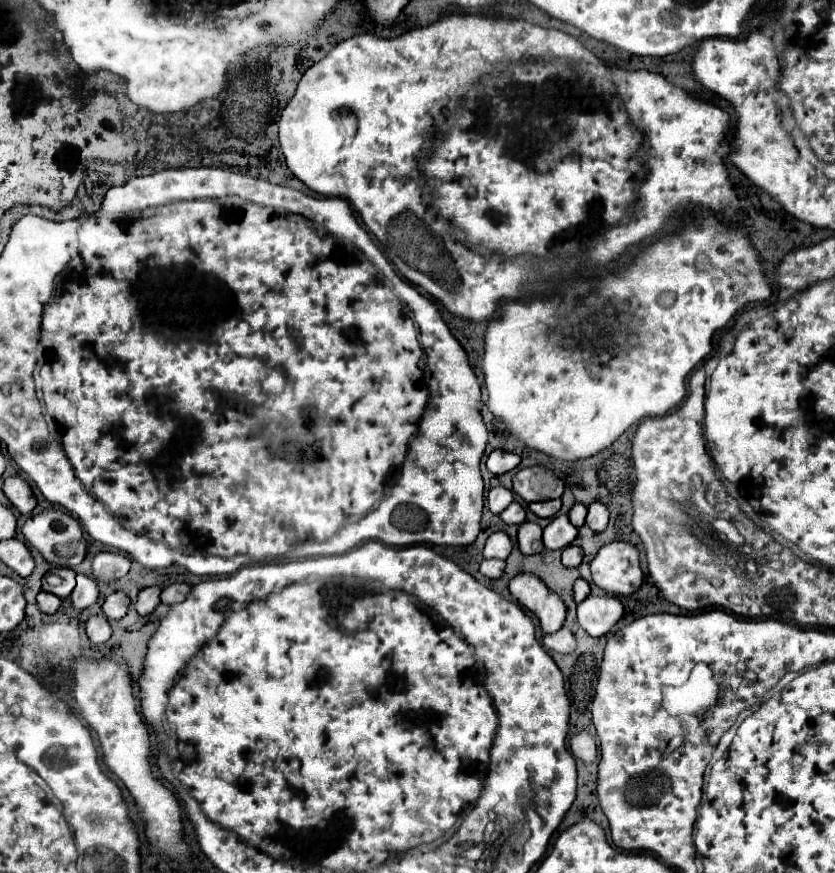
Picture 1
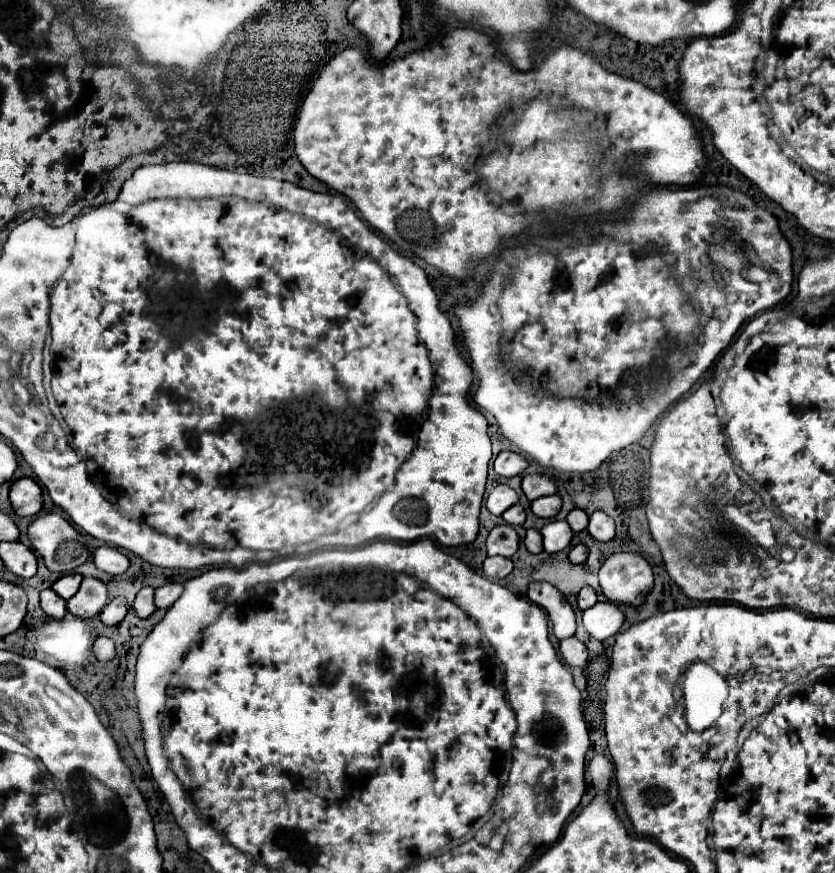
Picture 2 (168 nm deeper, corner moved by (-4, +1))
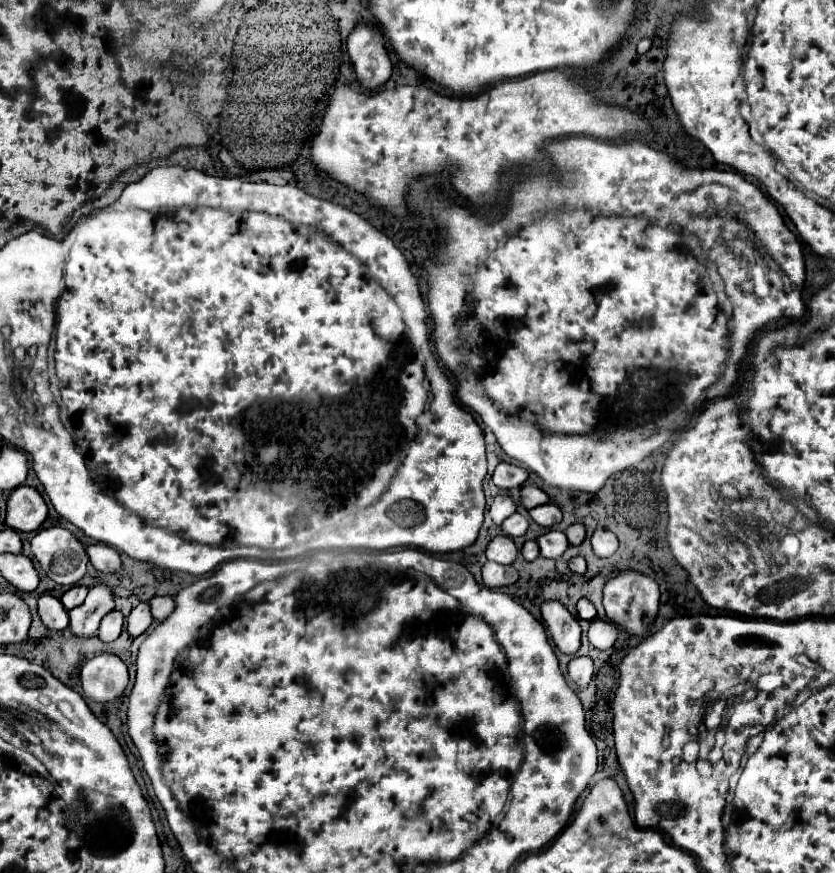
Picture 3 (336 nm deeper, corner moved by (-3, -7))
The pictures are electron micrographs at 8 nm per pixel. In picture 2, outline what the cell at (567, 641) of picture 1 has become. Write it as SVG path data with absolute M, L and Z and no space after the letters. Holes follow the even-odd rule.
M567 637L561 641L561 655L563 655L565 663L575 665L575 667L585 665L585 661L587 661L587 649L577 637Z

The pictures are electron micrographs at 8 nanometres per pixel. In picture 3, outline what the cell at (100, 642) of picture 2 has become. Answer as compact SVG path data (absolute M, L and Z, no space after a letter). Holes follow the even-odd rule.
M102 653L92 657L80 671L84 695L96 703L112 703L128 685L128 669L116 655Z

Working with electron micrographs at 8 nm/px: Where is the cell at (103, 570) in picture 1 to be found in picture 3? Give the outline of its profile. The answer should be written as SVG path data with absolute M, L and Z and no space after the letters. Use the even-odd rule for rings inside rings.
M102 543L90 545L90 547L86 547L86 553L90 557L90 563L102 573L110 573L110 571L120 569L120 563L122 563L120 555L116 549L112 549L108 545L102 545Z

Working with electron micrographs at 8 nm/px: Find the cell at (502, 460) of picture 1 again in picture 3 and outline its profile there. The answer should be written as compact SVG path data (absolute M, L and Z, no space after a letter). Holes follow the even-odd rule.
M500 463L492 475L492 481L500 489L512 489L512 487L520 487L526 481L526 477L528 477L526 469L510 463Z

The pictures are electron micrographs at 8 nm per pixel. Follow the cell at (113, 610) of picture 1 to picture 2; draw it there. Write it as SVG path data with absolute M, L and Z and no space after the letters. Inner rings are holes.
M115 597L111 603L105 605L105 609L101 611L101 621L105 625L117 625L123 621L123 617L127 615L127 603L123 597Z

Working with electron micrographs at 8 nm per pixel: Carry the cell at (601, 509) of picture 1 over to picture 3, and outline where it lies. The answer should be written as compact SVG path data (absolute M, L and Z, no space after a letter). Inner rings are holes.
M598 527L592 535L592 547L598 557L610 557L618 549L618 539L612 531Z

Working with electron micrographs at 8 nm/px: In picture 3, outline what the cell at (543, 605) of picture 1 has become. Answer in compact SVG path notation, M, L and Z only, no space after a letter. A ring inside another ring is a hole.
M558 601L542 603L542 619L550 631L554 645L562 653L574 655L580 649L580 625L564 605Z

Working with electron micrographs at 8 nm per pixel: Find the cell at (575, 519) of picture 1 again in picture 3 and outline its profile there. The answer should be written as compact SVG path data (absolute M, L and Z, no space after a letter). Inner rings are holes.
M580 523L570 525L570 527L566 529L566 537L568 537L570 545L580 545L580 543L584 541L584 537L586 537L586 529L584 529L584 525L580 525Z

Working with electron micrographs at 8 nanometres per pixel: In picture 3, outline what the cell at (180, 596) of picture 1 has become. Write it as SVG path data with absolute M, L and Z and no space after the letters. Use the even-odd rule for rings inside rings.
M154 597L148 603L150 603L150 613L156 621L164 621L174 611L174 599L172 597Z

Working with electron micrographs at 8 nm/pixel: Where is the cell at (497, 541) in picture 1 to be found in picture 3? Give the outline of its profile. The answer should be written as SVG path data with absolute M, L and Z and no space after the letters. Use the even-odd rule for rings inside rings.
M506 535L494 537L486 549L488 561L496 561L500 565L510 565L516 559L516 555L518 555L518 549L516 549L514 541Z

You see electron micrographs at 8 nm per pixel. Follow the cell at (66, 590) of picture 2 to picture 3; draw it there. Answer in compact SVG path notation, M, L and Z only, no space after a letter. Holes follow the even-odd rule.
M74 585L72 589L68 589L68 591L62 595L62 603L64 603L64 607L70 611L70 609L82 605L84 599L86 599L86 593L88 593L88 587Z

